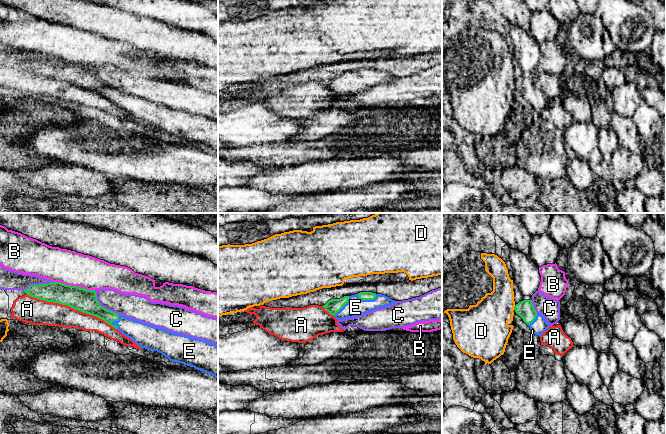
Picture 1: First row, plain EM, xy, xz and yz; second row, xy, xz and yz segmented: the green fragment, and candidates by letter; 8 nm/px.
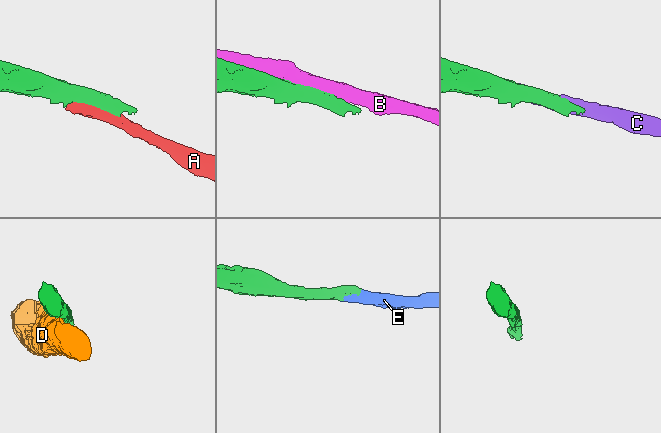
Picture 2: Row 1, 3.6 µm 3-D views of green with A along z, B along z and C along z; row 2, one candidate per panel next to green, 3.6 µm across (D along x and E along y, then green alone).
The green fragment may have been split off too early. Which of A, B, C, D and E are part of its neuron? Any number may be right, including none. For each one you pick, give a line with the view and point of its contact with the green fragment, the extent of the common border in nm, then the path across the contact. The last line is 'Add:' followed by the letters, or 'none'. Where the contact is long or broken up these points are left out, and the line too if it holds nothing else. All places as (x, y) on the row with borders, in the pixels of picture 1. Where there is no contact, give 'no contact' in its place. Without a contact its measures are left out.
E: contact xz (366, 299); length 160 nm; way xz (362, 295), (366, 299), (355, 307)
Add: E

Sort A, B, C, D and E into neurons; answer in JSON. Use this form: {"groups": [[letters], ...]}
{"groups": [["A"], ["B"], ["C"], ["D"], ["E"]]}

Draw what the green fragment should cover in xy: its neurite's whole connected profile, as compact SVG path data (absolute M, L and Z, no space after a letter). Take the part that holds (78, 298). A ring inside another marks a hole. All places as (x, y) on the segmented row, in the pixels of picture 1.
M51 282L30 285L23 291L31 297L96 316L141 348L157 351L172 362L194 367L218 379L218 345L118 315L99 304L95 290Z

